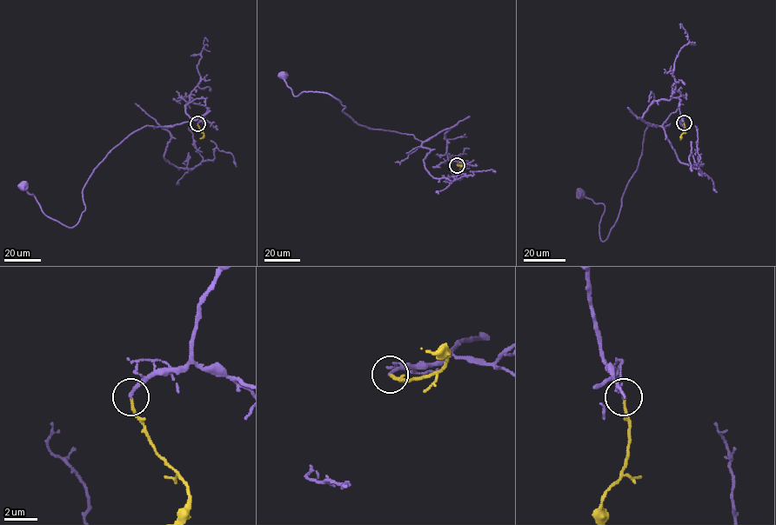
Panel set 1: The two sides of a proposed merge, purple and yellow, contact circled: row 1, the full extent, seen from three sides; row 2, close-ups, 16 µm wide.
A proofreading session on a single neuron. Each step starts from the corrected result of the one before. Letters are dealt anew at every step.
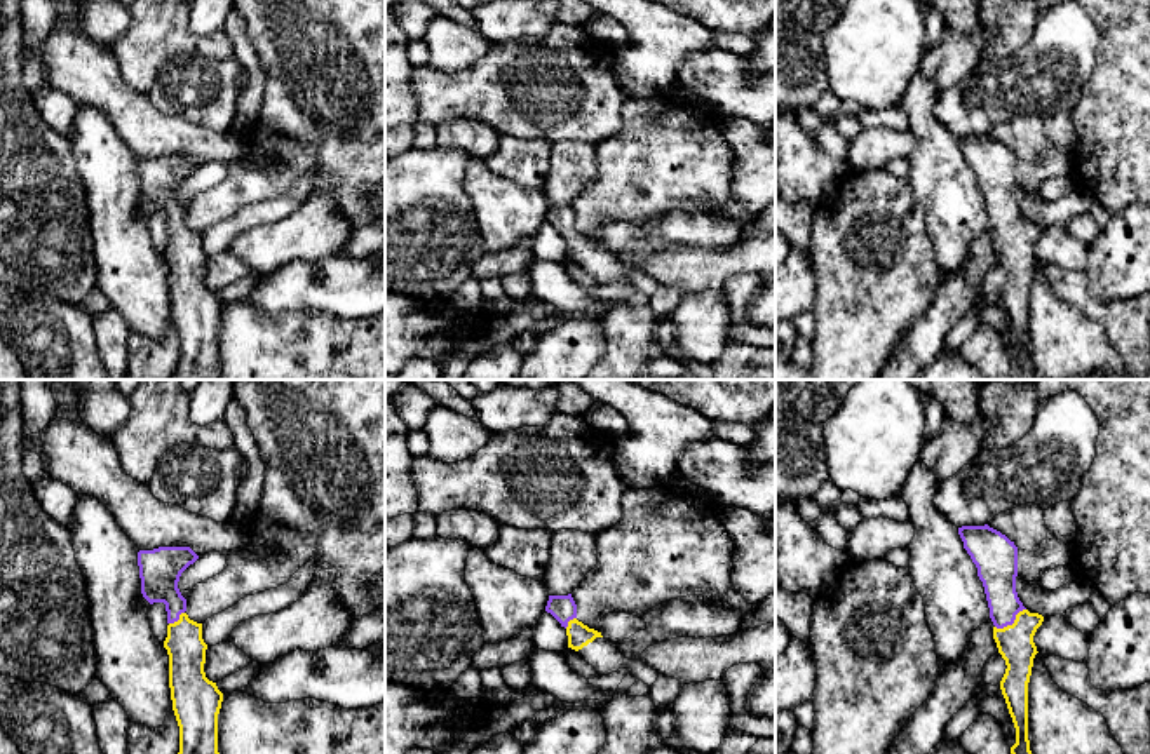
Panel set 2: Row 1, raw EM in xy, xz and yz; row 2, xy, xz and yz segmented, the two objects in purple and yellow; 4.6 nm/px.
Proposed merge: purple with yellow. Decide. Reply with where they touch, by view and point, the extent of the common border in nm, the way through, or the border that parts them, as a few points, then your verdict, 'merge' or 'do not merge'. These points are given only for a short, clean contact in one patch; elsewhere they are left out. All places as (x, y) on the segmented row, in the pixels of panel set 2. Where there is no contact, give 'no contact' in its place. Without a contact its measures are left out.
yz (1011, 624) | 170 nm | across yz (997, 572), (1001, 596), (1011, 624), (1014, 643) | merge

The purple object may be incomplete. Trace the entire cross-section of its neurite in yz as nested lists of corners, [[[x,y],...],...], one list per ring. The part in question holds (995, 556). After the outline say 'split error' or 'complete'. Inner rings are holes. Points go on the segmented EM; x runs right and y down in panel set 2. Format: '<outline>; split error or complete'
[[[962,526],[958,535],[964,549],[978,568],[983,582],[993,639],[1005,660],[1000,690],[1016,728],[1016,744],[1011,754],[1032,754],[1028,740],[1028,683],[1033,658],[1038,653],[1033,643],[1044,616],[1030,613],[1018,597],[1018,547],[1000,531],[984,526]]]; split error

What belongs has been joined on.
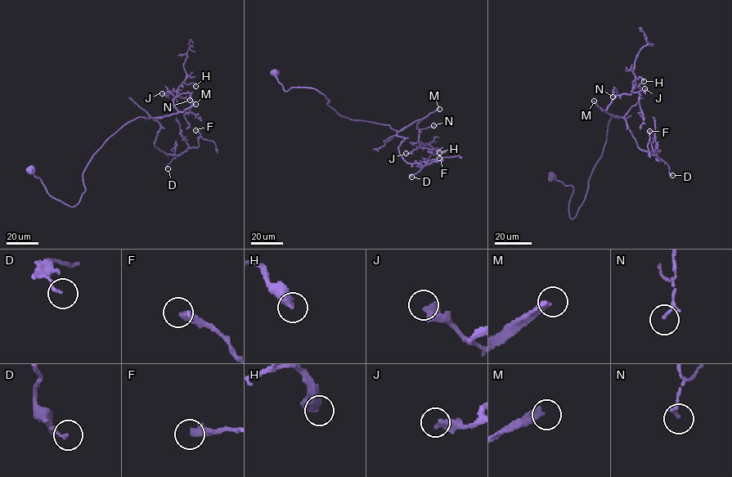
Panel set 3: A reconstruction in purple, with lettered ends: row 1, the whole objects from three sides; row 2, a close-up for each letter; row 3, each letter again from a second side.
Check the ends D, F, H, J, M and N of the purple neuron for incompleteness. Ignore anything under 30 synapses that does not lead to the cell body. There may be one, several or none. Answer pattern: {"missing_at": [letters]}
{"missing_at": ["M"]}

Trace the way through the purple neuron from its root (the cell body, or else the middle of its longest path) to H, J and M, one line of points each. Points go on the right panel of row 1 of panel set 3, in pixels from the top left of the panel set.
H: (553, 176), (573, 187), (573, 218), (608, 122), (619, 117), (608, 106), (631, 93), (635, 76), (644, 81)
J: (553, 176), (573, 187), (573, 218), (608, 122), (619, 117), (608, 106), (635, 85), (644, 88)
M: (553, 176), (573, 187), (568, 204), (573, 218), (601, 156), (608, 122), (612, 116), (619, 117), (594, 101)

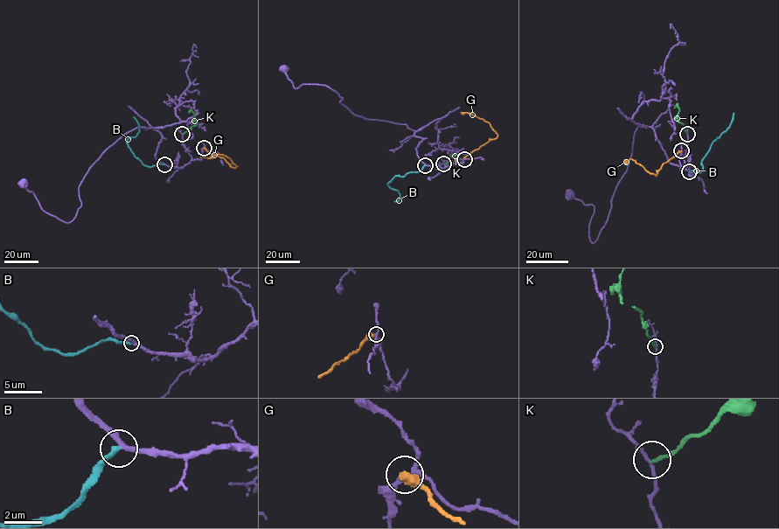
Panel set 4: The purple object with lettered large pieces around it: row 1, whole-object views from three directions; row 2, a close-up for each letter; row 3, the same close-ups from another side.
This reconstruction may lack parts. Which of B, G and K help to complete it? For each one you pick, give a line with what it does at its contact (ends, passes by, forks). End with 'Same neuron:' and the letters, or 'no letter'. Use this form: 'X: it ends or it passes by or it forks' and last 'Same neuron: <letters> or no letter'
Same neuron: no letter

